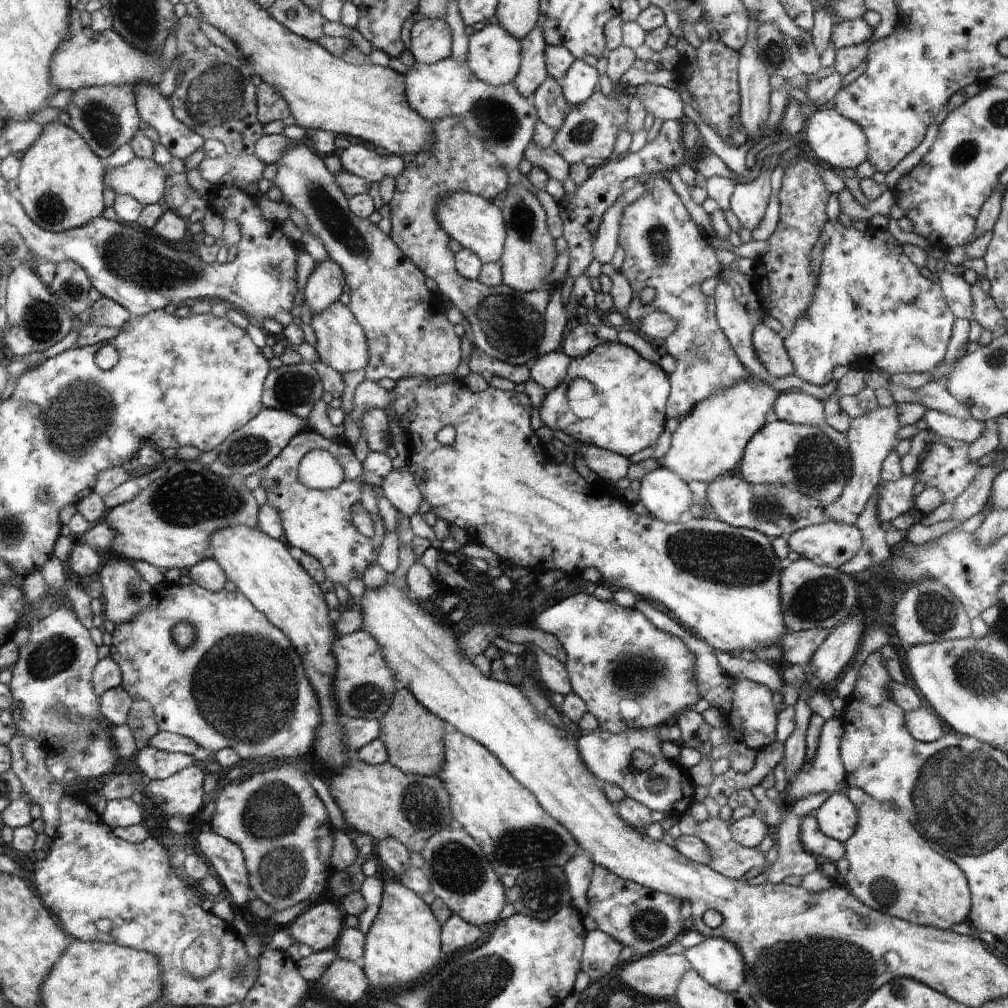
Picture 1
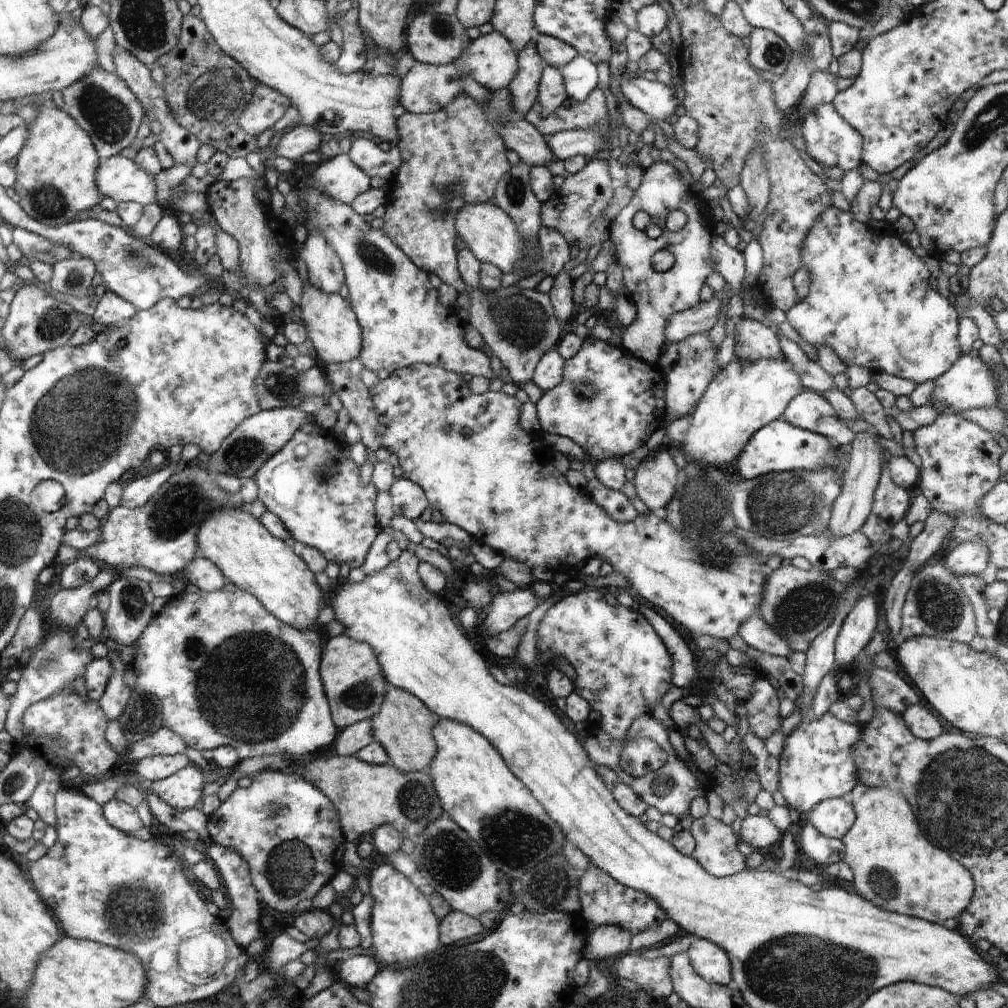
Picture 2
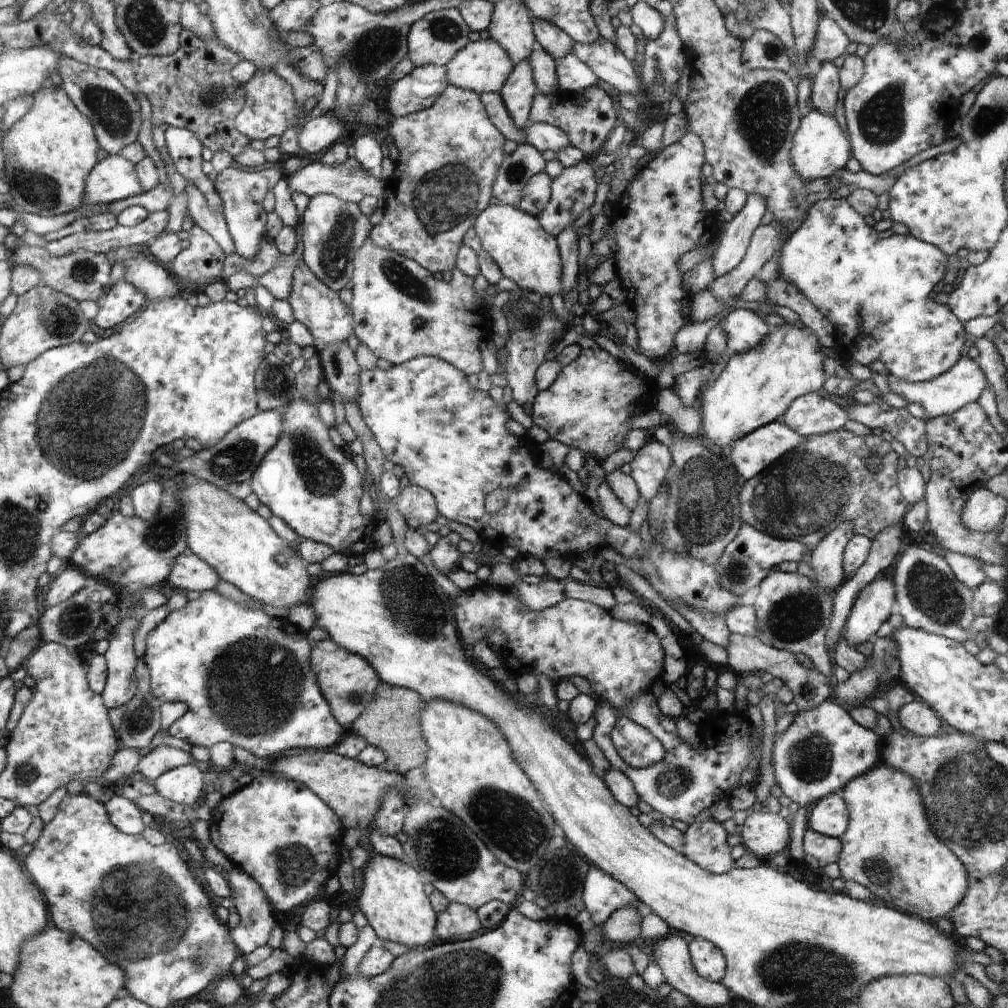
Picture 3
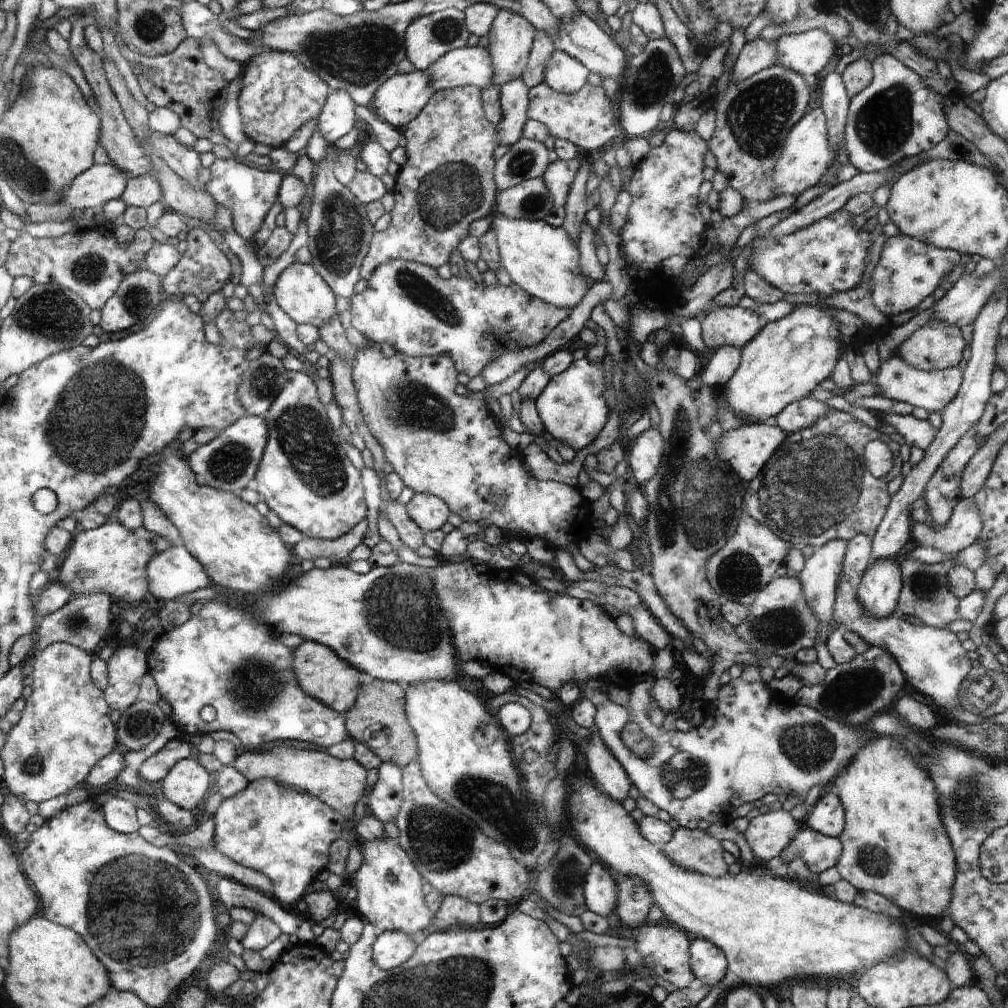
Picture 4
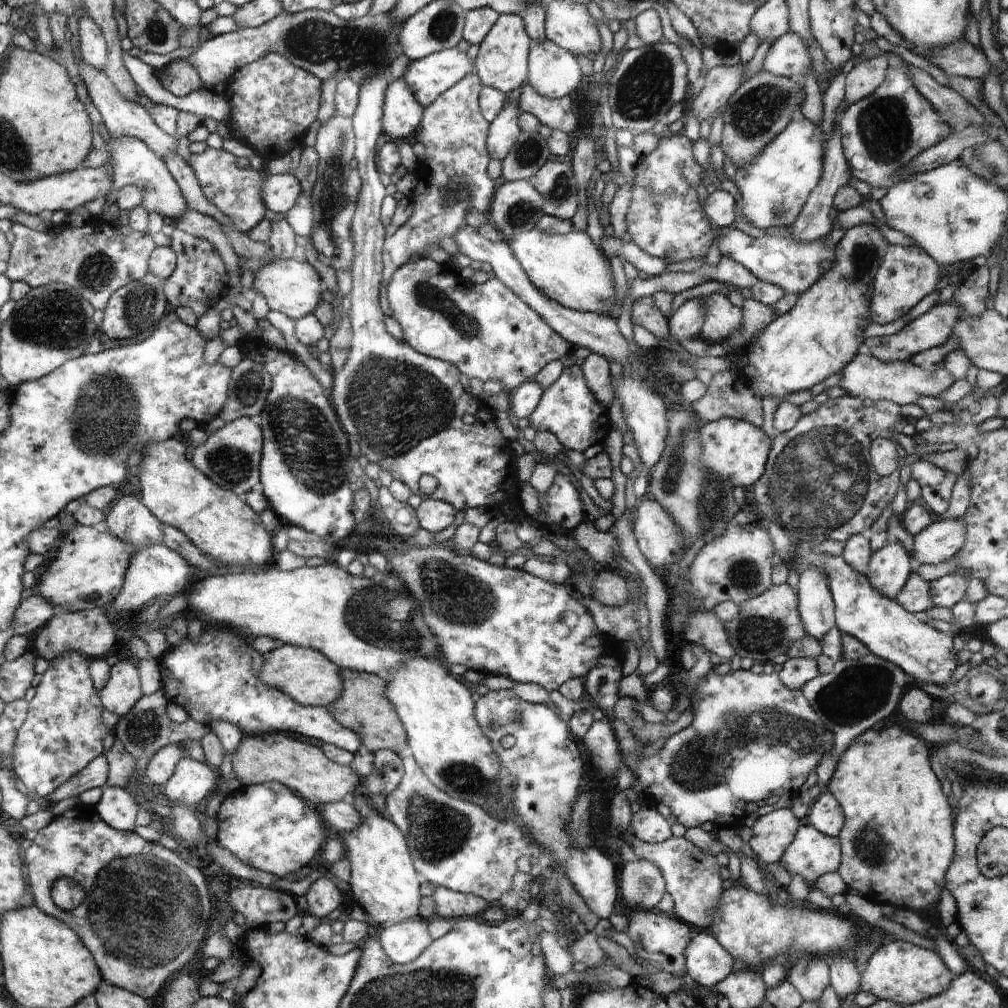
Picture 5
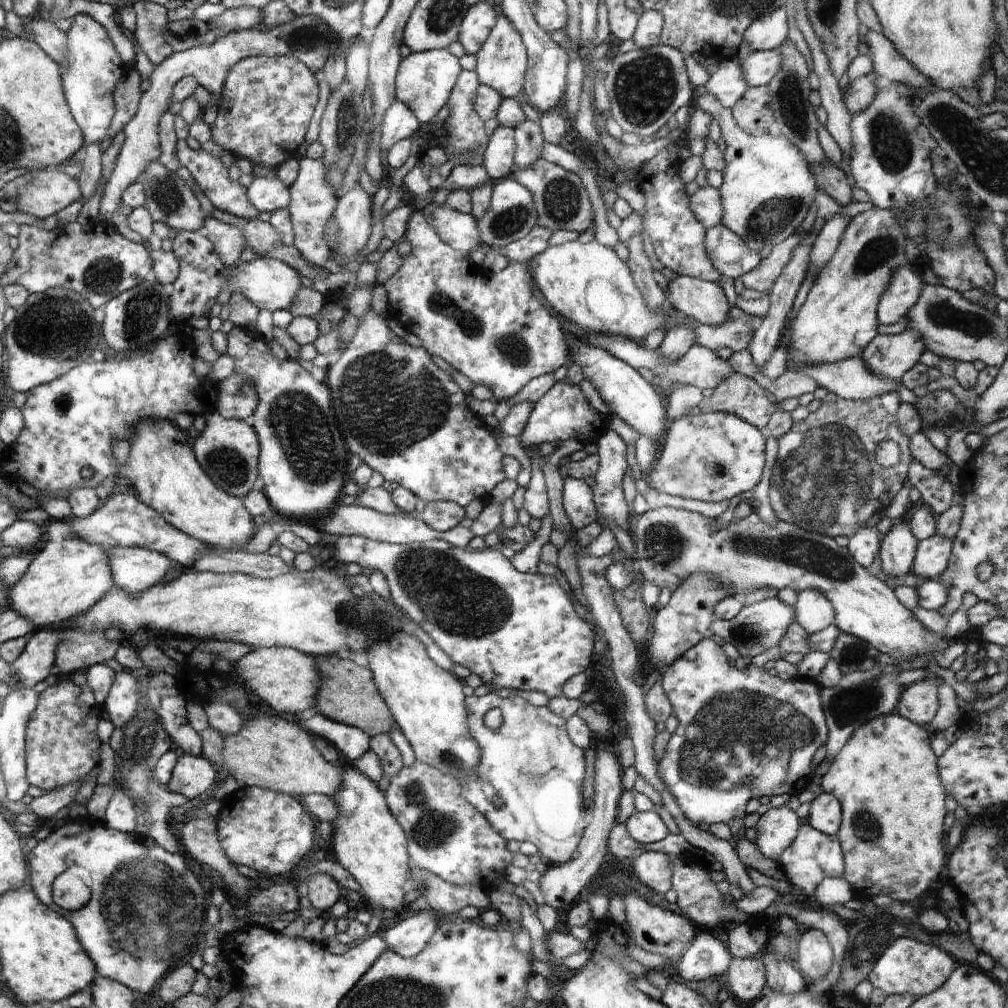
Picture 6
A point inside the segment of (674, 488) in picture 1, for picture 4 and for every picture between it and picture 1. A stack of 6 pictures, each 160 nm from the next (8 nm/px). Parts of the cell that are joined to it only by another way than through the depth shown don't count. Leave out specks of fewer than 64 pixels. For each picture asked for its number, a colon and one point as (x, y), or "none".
2: (655, 481)
3: (650, 465)
4: (644, 456)

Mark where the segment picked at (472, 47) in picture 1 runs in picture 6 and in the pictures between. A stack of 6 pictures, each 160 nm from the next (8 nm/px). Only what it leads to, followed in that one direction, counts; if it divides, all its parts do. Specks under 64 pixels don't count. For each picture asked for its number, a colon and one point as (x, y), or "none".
2: (491, 60)
3: (484, 66)
4: (464, 66)
5: (428, 77)
6: (425, 80)

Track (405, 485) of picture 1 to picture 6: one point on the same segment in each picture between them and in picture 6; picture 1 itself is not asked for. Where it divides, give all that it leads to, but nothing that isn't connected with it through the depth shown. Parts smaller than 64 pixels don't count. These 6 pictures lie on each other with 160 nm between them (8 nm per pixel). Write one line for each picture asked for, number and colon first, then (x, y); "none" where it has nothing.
2: (407, 498)
3: (417, 506)
4: (429, 513)
5: (433, 515)
6: (442, 515)

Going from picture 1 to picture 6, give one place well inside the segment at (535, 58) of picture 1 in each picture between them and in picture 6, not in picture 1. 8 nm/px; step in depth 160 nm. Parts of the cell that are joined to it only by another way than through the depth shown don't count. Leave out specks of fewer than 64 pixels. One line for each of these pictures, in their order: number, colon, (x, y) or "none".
2: (524, 88)
3: (519, 92)
4: (515, 96)
5: (504, 131)
6: (499, 155)

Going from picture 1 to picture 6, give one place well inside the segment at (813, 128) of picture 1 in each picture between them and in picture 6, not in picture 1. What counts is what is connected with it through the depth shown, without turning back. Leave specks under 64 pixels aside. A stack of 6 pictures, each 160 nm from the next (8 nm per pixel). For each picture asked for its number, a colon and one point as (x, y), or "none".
2: (829, 140)
3: (820, 149)
4: (807, 155)
5: (775, 185)
6: (768, 187)

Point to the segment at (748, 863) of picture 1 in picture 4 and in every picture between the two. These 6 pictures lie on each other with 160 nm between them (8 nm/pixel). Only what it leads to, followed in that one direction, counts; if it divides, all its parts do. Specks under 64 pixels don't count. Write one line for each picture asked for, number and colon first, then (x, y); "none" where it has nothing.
2: (717, 850)
3: (705, 844)
4: (692, 849)

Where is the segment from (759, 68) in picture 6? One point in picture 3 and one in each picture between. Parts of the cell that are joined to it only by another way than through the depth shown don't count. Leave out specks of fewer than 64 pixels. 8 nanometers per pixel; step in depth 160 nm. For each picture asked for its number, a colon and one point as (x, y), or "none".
3: (830, 42)
4: (808, 53)
5: (789, 56)

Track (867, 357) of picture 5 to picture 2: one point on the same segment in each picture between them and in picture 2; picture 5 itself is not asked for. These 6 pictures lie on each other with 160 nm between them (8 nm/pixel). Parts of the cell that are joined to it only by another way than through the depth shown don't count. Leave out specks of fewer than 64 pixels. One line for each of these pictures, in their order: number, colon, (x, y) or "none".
2: (969, 383)
3: (964, 383)
4: (933, 391)

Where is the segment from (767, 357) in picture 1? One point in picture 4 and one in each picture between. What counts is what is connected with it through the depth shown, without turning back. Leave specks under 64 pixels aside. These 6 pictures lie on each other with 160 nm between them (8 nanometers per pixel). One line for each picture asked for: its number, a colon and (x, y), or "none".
2: (754, 341)
3: (744, 329)
4: (724, 325)

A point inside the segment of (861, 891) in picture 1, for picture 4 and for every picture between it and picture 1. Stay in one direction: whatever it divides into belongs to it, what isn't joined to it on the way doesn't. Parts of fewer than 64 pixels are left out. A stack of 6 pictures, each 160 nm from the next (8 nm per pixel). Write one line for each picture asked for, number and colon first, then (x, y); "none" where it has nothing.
2: (895, 867)
3: (888, 847)
4: (893, 844)

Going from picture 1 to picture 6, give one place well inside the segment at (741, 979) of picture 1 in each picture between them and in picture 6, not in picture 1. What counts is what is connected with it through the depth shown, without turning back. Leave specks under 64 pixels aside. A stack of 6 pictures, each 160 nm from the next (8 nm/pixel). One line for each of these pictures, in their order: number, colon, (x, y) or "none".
2: (713, 964)
3: (708, 959)
4: (710, 965)
5: (707, 962)
6: (706, 958)

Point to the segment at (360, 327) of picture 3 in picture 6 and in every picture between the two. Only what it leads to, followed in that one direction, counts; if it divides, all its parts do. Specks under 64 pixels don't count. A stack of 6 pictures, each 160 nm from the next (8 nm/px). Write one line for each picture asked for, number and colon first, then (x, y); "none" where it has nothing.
4: (408, 305)
5: (486, 330)
6: (492, 327)

